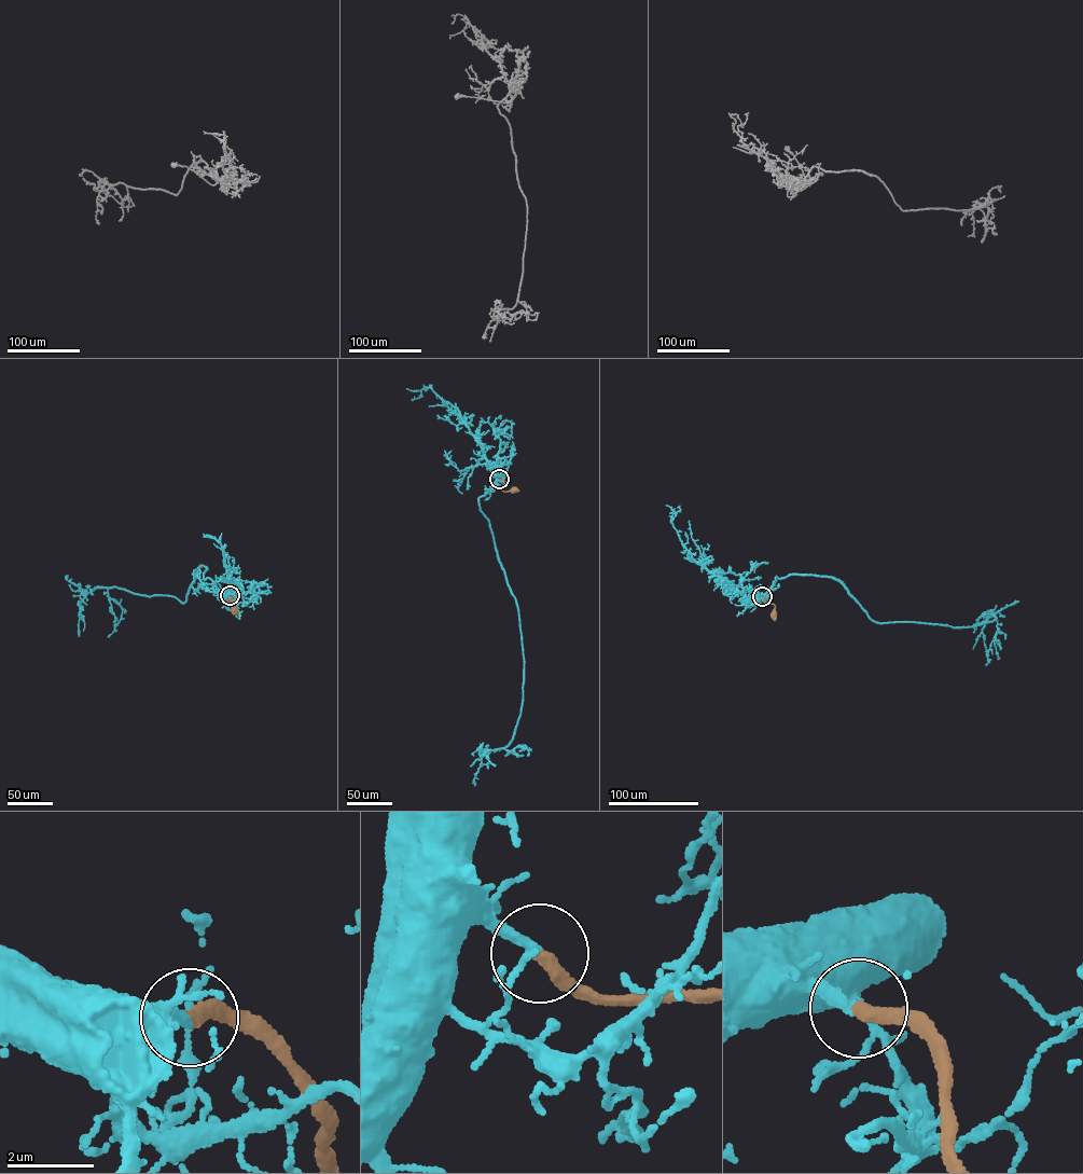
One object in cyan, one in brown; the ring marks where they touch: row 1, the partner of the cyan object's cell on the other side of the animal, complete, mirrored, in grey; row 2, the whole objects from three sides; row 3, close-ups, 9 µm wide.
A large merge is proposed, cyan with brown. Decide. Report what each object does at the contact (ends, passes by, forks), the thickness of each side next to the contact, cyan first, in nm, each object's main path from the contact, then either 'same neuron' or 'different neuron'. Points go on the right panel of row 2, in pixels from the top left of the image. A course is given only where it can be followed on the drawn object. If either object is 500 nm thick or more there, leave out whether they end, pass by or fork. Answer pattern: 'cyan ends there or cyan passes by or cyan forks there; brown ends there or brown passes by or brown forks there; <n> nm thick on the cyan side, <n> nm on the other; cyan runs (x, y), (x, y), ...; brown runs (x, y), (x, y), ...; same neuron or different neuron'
cyan ends there; brown ends there; 260 nm thick on the cyan side, 360 nm on the other; cyan runs (762, 596), (776, 576), (814, 575), (836, 578), (880, 623), (970, 626), (991, 615), (982, 630), (986, 657); brown runs (762, 596), (765, 603), (774, 605), (774, 615); same neuron

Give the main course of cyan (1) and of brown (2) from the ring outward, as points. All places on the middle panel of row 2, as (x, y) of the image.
1: (499, 479), (478, 497), (478, 506), (517, 606), (524, 664), (513, 739), (482, 755), (495, 765)
2: (499, 479), (504, 481), (503, 491), (514, 489)

